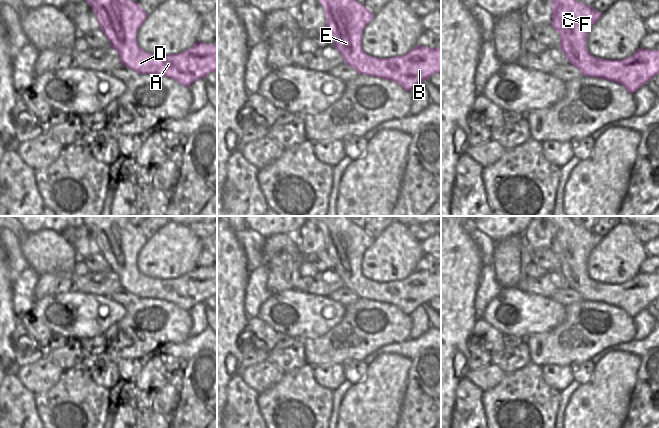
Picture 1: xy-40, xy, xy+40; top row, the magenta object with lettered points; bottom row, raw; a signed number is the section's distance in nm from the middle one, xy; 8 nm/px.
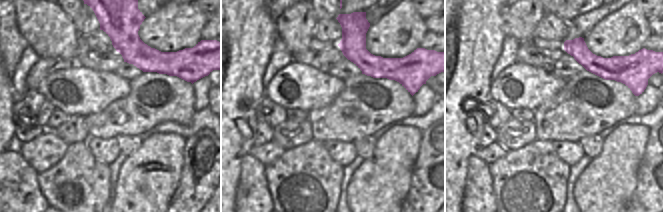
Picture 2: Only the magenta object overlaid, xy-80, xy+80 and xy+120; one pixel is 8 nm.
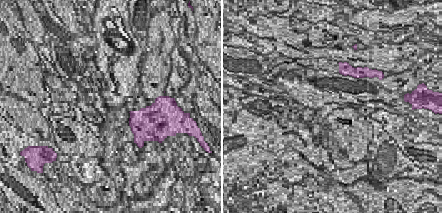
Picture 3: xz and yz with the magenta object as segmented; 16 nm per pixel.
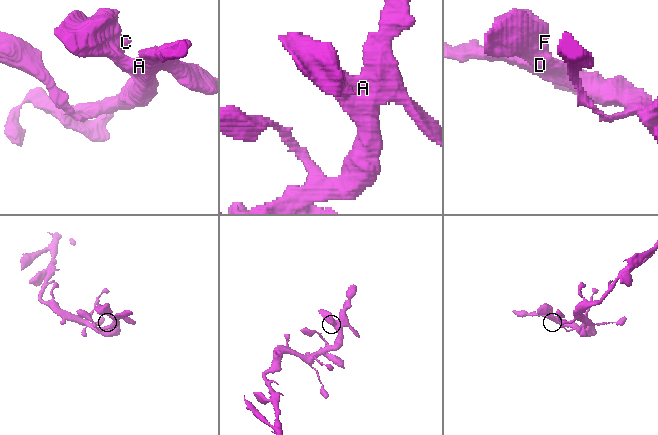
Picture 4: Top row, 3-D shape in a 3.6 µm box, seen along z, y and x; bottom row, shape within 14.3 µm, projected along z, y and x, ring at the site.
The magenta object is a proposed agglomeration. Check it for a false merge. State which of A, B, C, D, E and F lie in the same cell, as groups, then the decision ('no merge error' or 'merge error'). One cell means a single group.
groups A B C D E F; no merge error

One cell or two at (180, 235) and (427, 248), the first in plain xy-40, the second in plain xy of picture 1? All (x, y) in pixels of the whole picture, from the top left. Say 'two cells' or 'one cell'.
two cells

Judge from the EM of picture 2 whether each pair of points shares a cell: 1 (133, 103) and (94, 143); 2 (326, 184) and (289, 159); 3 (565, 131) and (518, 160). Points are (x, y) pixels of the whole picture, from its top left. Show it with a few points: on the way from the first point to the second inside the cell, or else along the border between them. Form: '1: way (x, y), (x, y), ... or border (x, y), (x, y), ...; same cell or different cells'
1: border (90, 137), (115, 138); different cells
2: way (317, 177), (298, 168); same cell
3: border (536, 139), (546, 139), (551, 142); different cells

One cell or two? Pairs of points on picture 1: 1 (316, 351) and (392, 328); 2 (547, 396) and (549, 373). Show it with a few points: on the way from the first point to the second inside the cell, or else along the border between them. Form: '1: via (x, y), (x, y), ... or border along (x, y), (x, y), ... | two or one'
1: via (335, 349), (354, 347), (365, 334), (373, 334) | one
2: border along (541, 366), (542, 378), (559, 392) | two

